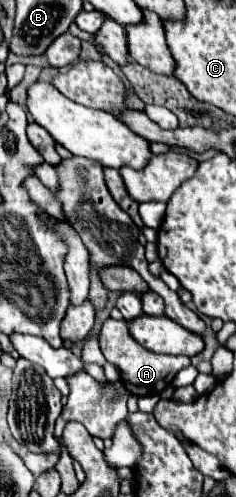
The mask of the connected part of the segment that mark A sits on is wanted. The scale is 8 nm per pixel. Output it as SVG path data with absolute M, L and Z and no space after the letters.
M107 319L101 327L99 333L99 345L101 345L101 353L105 355L105 359L113 365L117 365L117 369L121 371L121 381L125 383L127 391L131 395L159 395L165 387L169 387L175 379L175 375L185 369L187 365L191 365L189 357L171 357L171 355L157 355L147 351L143 345L139 345L129 329L127 329L127 321L125 319Z

